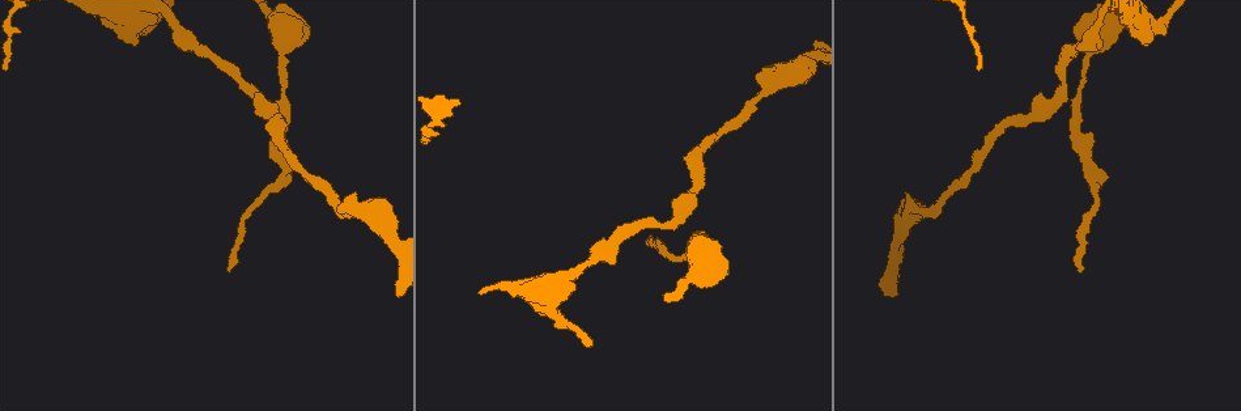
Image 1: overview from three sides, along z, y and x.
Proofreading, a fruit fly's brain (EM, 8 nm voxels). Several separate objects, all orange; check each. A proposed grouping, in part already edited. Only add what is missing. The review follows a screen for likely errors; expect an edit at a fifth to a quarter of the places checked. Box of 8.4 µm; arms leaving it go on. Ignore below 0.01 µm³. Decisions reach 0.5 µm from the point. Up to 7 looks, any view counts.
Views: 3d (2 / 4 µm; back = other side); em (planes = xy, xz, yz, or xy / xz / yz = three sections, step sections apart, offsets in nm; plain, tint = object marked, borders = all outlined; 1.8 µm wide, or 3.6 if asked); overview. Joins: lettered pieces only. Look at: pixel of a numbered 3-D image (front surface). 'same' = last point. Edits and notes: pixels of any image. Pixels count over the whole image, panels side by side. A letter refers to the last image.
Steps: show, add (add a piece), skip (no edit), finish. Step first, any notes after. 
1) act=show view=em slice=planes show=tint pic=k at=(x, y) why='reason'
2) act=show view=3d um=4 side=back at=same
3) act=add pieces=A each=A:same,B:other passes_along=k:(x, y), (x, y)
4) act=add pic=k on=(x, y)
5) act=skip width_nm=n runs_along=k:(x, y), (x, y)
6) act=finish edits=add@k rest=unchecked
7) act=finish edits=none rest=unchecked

act=show view=3d um=4 side=back pic=1 at=(1133, 21) why='thick end'

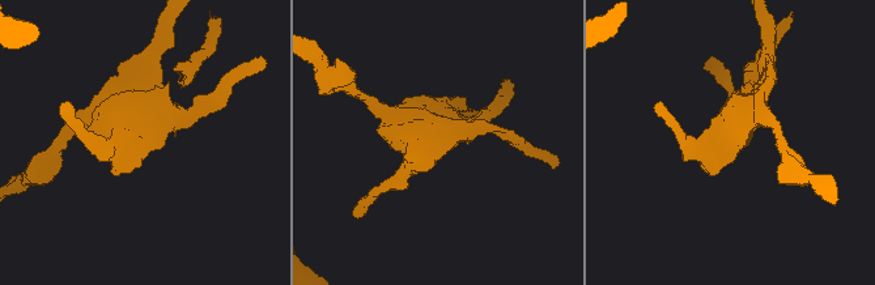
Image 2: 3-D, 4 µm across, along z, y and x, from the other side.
act=show view=em um=3.6 slice=planes show=borders pic=2 at=(163, 145)

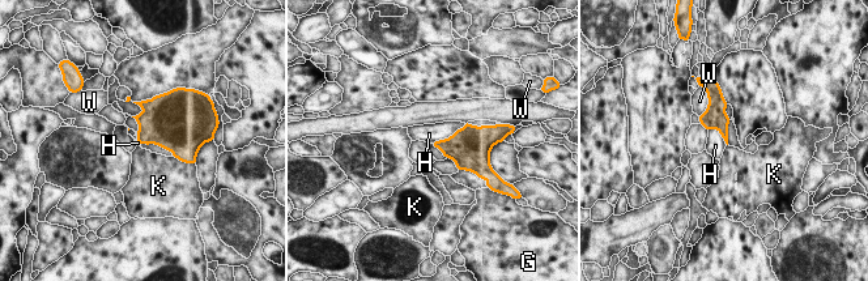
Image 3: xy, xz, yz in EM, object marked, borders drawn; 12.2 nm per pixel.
act=skip each=G:other,H:other,K:other,W:other border=3:(466, 124), (450, 136), (432, 143) found='none of them fits'

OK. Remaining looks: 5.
act=show view=em slice=xz step=8 show=tint pic=1 at=(1075, 128) why='sudden change in width'

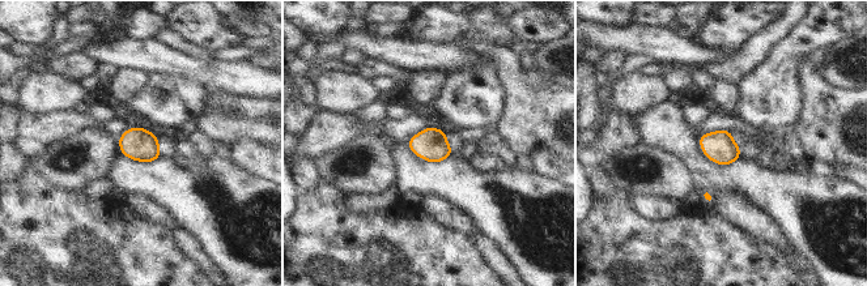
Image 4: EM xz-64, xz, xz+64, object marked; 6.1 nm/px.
act=show view=em slice=planes show=tint at=same why='another direction'

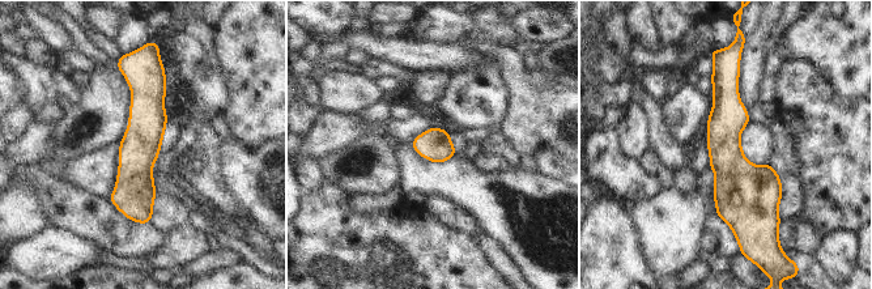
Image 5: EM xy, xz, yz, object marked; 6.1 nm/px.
act=show view=em slice=planes show=borders at=same why='what lies round it'

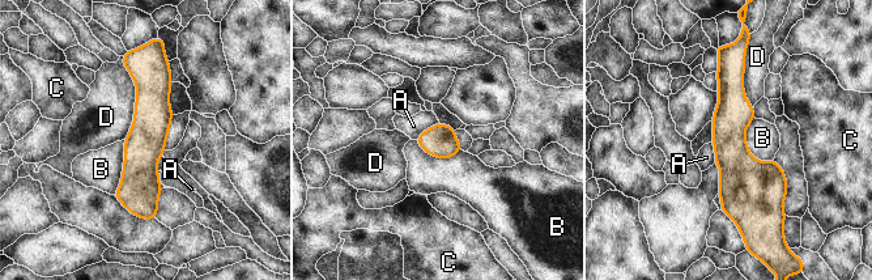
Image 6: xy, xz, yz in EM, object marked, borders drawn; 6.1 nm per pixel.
act=skip width_nm=200 each=A:other,B:other,C:other,D:other runs_along=6:(724, 64), (745, 220) found='no lettered piece goes on from it'

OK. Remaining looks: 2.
act=show view=em slice=planes show=borders pic=1 at=(226, 270) why='an open end'

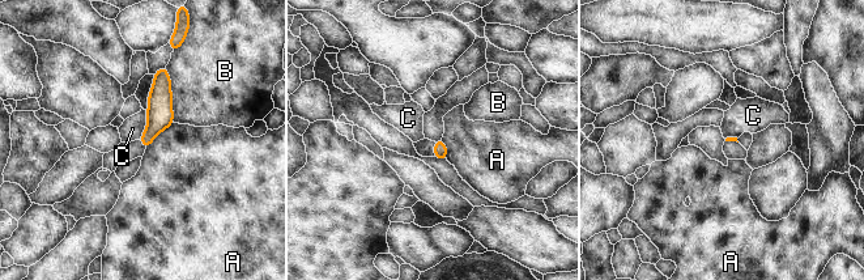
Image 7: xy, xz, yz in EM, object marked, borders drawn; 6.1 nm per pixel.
act=skip each=A:other,B:other,C:other runs_along=7:(164, 71), (160, 118), (145, 143) found='no lettered piece goes on from it'

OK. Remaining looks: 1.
act=finish edits=none rest=unchecked

